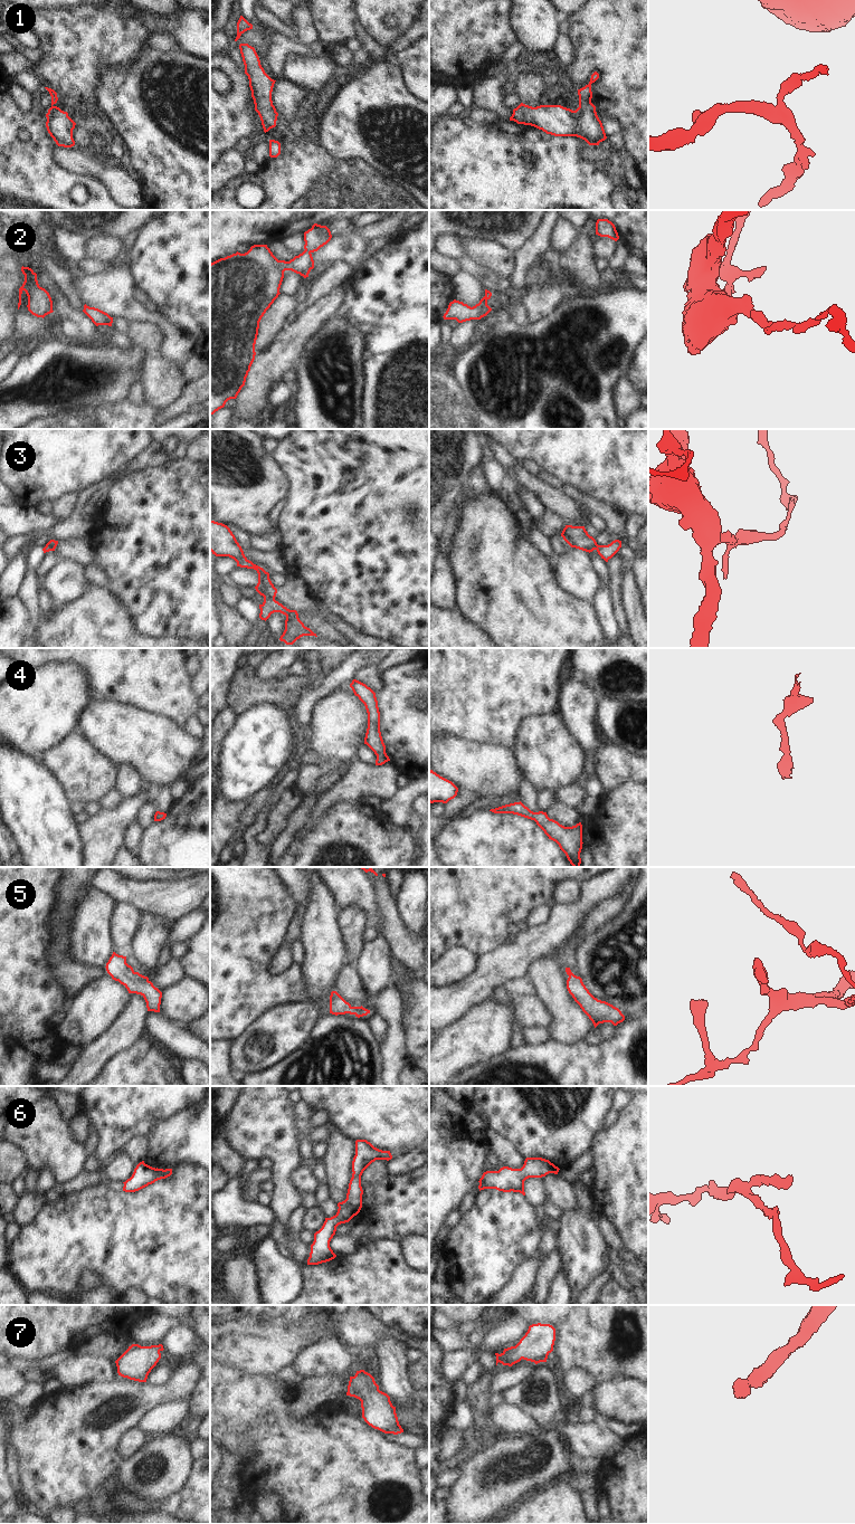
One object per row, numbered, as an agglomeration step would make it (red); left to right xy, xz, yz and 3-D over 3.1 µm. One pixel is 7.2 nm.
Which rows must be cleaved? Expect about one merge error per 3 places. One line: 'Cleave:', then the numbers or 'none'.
Cleave: 3

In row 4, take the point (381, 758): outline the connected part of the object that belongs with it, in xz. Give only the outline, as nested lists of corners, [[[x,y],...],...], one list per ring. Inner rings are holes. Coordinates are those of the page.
[[[357,679],[352,680],[350,687],[354,695],[364,704],[368,713],[368,728],[364,744],[367,744],[377,755],[376,765],[382,765],[390,761],[390,759],[386,753],[386,745],[380,732],[380,712],[376,693],[365,684]]]

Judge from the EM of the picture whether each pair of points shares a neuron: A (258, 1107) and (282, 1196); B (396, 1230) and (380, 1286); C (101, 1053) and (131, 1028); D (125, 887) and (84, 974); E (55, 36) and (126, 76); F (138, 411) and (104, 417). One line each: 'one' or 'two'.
A: one
B: two
C: one
D: two
E: two
F: one

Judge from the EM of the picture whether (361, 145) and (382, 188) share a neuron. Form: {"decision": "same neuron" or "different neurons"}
{"decision": "different neurons"}

